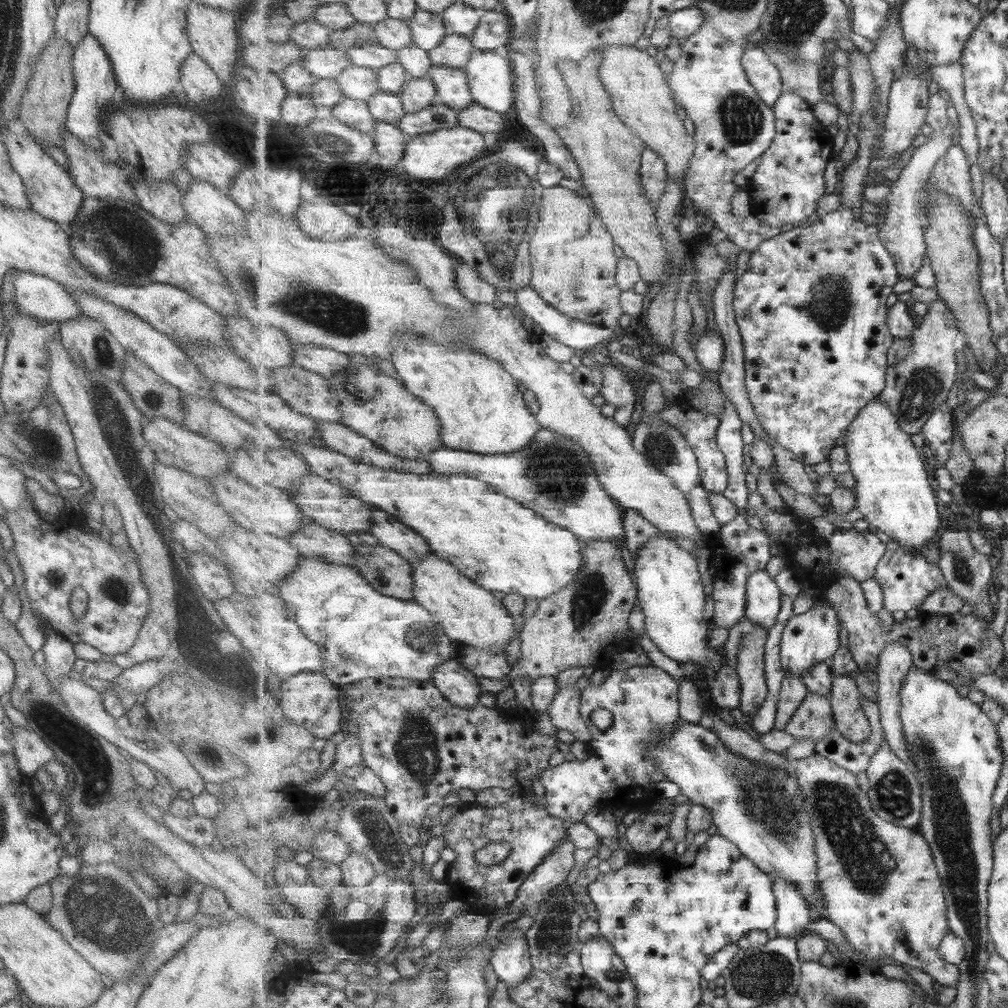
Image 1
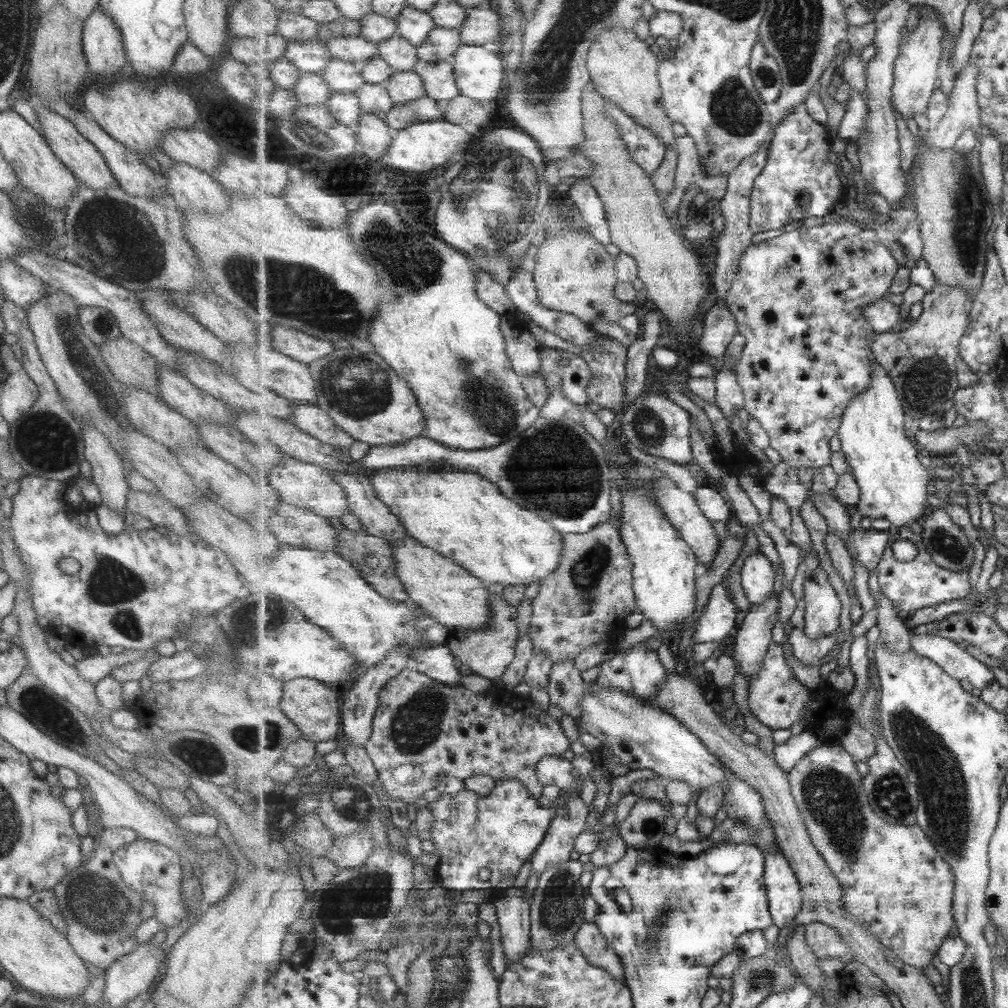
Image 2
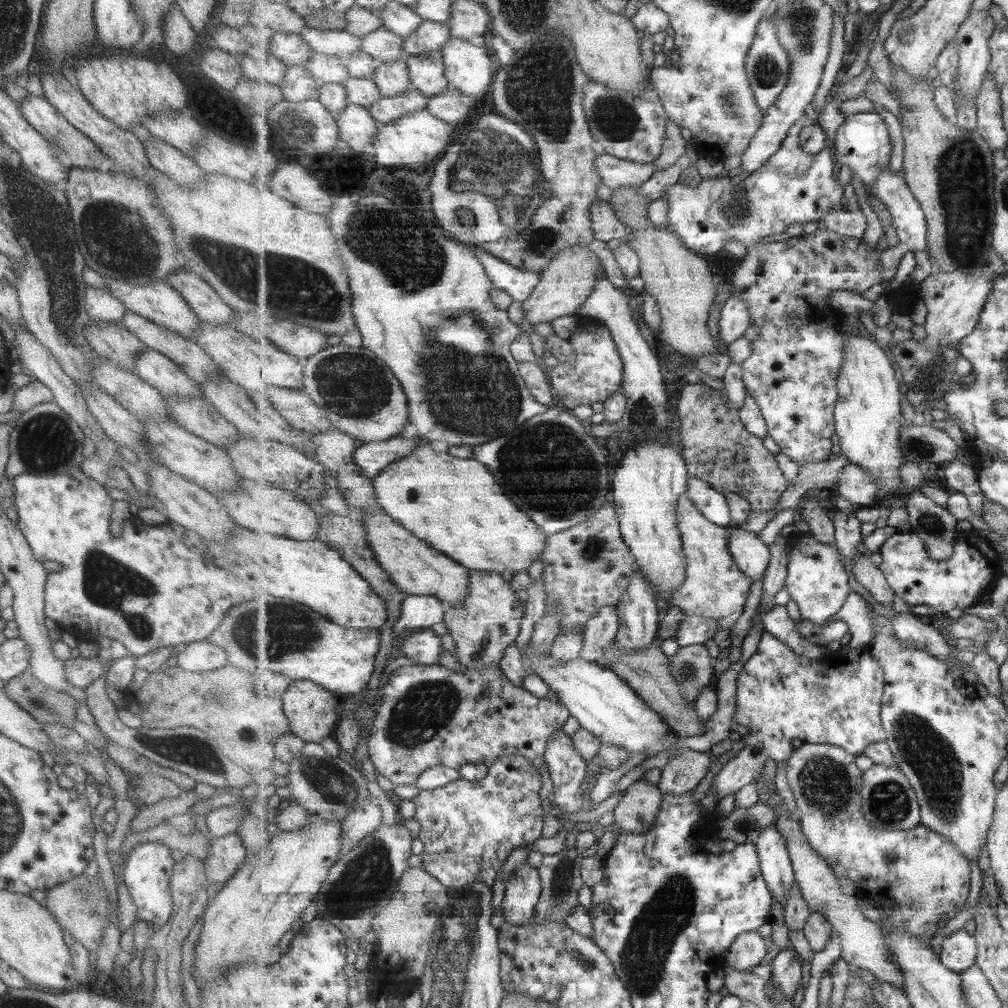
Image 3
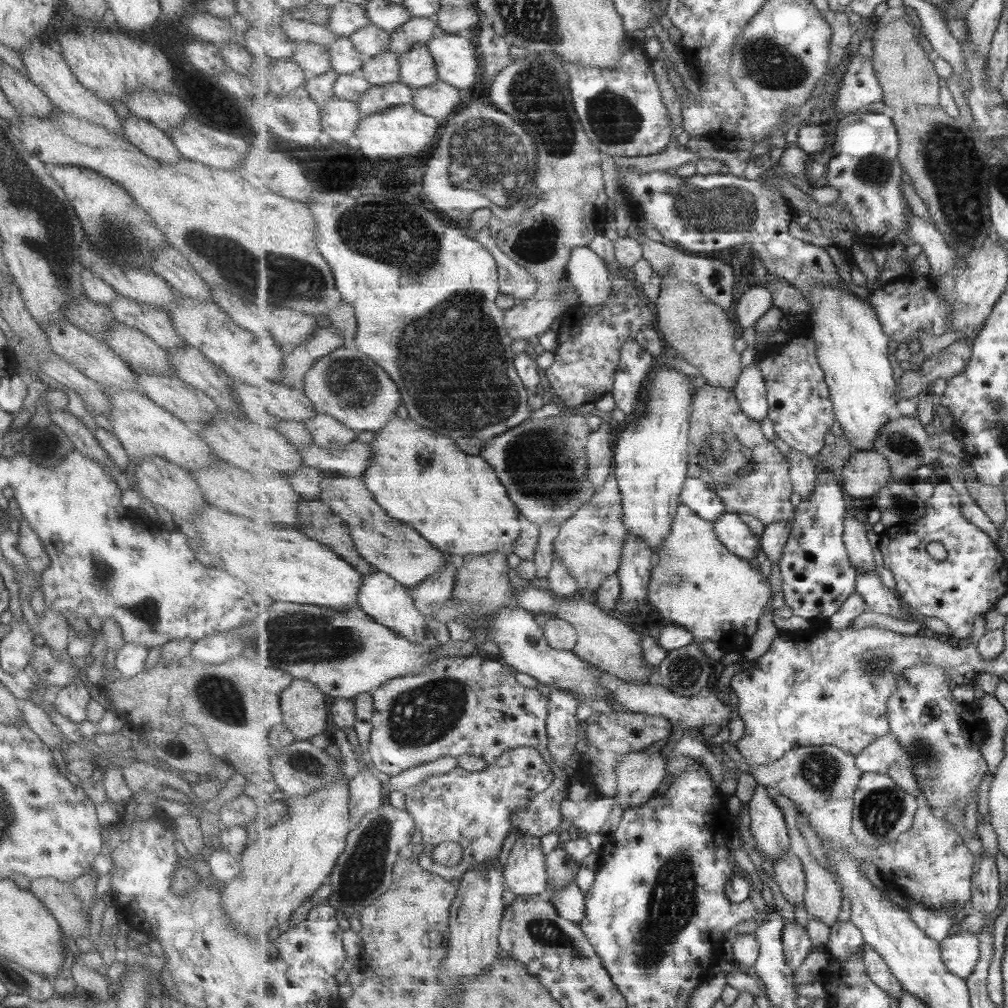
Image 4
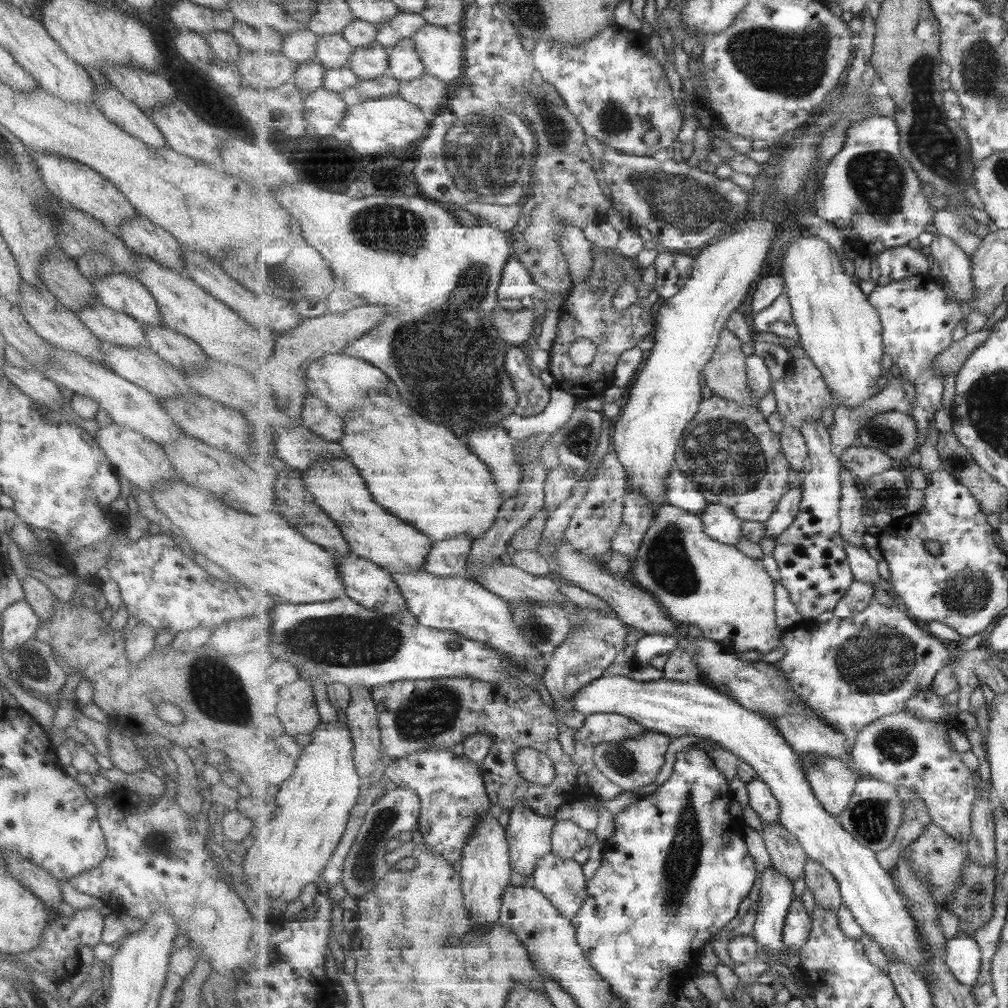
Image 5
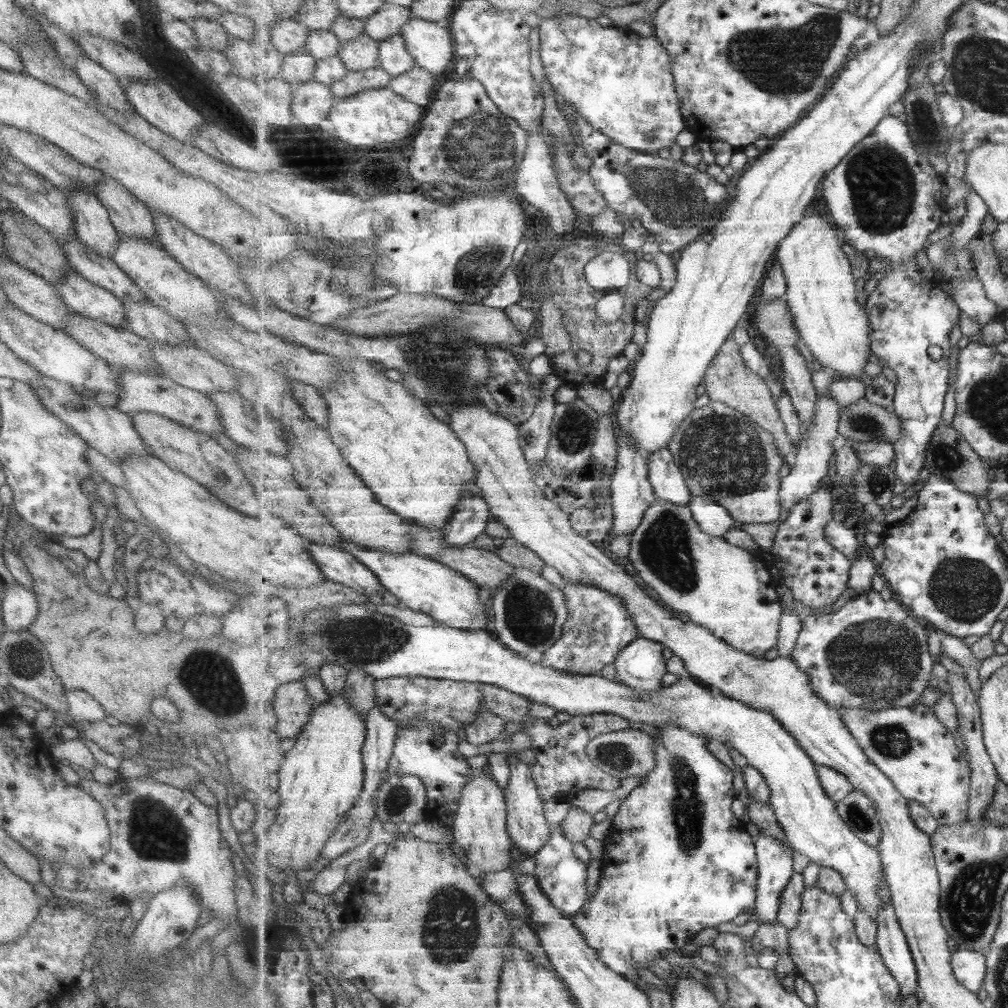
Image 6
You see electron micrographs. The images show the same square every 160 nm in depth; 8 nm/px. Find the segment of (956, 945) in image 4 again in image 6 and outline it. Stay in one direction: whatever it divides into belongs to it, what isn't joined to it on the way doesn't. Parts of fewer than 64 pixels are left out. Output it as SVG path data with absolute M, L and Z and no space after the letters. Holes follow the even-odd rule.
M957 947L952 954L952 968L961 984L976 994L987 977L987 956L985 952Z

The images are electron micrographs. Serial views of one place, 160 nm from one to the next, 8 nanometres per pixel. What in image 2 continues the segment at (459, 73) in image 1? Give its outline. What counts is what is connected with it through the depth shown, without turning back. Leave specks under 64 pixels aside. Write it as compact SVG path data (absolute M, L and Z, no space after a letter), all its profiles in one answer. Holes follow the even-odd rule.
M419 60L414 72L423 78L428 96L445 103L462 95L452 61L429 63Z

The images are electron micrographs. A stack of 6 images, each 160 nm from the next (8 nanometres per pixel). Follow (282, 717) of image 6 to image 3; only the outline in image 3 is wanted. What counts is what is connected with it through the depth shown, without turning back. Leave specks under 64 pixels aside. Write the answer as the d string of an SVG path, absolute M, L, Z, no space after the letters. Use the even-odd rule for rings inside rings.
M311 680L289 681L286 692L280 696L284 702L284 711L290 720L292 734L306 742L323 742L338 728L339 720L334 715L339 700L336 693Z

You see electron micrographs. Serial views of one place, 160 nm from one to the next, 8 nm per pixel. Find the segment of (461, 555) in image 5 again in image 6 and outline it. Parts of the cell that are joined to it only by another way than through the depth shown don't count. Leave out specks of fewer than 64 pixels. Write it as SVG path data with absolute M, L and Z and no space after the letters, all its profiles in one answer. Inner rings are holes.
M476 483L465 487L465 495L453 515L453 519L444 528L445 543L453 549L463 549L485 533L489 522L489 505L483 498L483 492Z

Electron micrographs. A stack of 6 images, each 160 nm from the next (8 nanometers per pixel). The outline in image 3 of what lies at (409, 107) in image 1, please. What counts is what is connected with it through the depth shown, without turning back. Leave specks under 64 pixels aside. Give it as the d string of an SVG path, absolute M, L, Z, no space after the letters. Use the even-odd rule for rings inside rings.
M406 59L395 63L385 63L375 71L373 77L383 97L399 96L412 88Z

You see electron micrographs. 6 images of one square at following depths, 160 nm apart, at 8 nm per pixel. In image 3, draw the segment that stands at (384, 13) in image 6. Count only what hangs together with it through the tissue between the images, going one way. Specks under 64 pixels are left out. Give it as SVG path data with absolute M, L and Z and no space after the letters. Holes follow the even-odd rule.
M424 21L413 35L404 38L404 49L408 56L443 51L451 38L453 37L448 24Z

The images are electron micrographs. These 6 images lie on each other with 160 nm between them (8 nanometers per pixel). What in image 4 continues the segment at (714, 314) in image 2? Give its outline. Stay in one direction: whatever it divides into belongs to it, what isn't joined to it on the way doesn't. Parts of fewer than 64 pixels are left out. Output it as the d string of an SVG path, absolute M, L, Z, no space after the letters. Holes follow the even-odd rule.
M752 286L736 302L734 316L740 331L751 328L774 306L774 295L768 288Z

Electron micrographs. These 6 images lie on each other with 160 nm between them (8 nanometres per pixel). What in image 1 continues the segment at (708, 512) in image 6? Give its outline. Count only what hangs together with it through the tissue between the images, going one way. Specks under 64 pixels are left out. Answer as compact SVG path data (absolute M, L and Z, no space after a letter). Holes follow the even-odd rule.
M765 569L756 572L748 580L748 607L746 618L754 625L771 630L777 624L781 612L783 593Z

